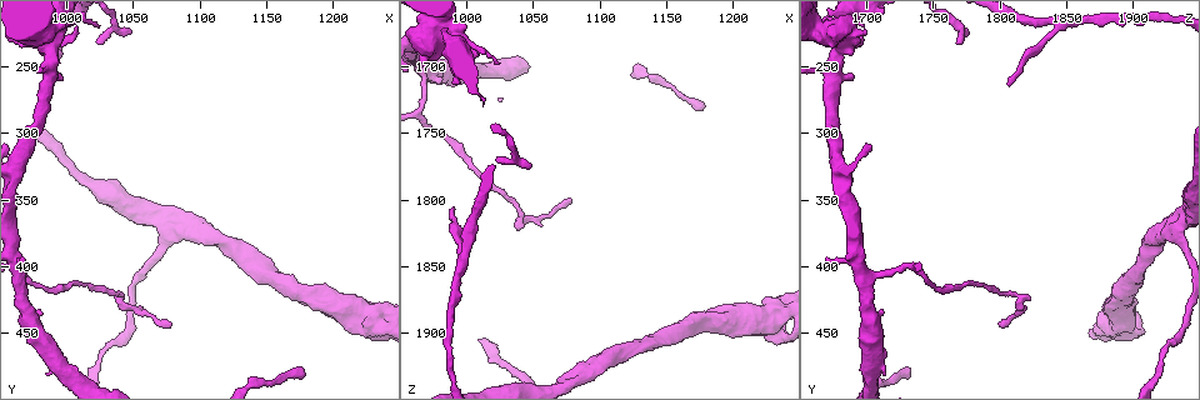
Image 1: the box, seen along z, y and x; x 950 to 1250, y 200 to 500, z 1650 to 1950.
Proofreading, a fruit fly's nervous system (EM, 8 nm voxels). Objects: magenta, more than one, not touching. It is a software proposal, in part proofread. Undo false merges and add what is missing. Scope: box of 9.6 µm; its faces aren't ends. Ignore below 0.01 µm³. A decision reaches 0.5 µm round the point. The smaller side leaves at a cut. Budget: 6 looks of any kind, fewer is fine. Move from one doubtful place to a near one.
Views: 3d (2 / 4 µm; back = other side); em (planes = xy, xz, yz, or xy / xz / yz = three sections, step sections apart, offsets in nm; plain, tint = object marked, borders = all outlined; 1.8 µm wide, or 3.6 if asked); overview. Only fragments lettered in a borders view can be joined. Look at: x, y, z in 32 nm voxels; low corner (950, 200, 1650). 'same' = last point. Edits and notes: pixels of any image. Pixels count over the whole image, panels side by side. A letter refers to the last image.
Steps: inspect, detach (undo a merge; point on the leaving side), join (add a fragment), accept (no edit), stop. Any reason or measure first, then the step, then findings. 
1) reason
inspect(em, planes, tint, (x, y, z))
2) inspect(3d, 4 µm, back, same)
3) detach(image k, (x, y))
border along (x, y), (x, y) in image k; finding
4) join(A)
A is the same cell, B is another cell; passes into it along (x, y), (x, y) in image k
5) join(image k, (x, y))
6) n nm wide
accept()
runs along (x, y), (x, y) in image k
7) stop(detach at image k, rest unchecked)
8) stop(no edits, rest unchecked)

sharp bend
inspect(em, 3.6 µm, planes, tint, (984, 226, 1674))

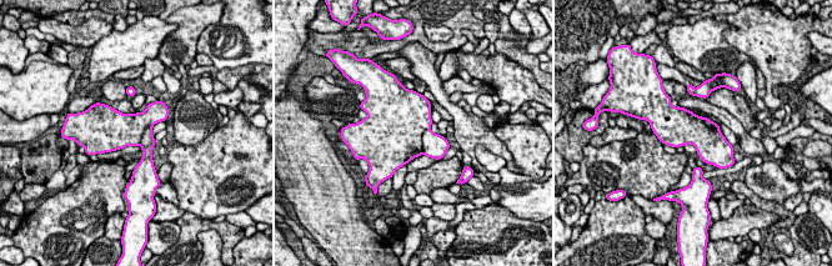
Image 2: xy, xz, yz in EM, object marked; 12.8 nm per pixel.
what lies round it
inspect(em, 3.6 µm, planes, borders, same)

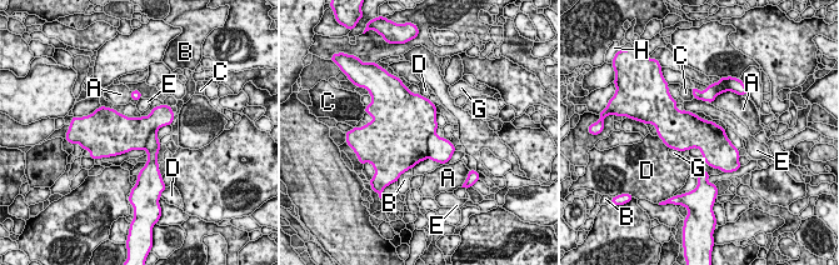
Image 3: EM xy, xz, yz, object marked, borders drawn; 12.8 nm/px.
detach(image 3, (409, 139))
A, B, C, D, E, G and H are other cells; two neurons meet here

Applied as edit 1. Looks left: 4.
tapers out
inspect(em, xy, step 16, tint, (990, 262, 1806))

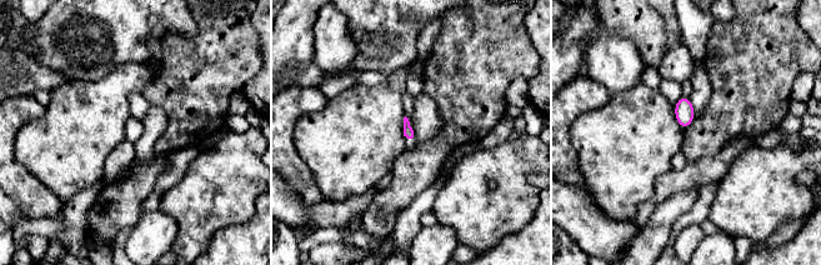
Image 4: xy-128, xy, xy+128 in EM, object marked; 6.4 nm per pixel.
inspect(em, planes, borders, same)

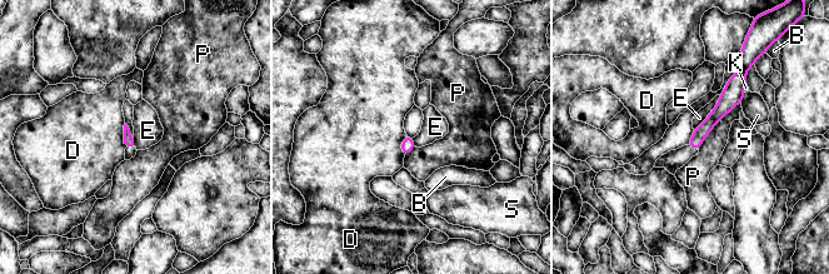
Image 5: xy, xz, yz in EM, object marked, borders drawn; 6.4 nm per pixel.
accept()
B, D, E, K, P and S are other cells; runs along (739, 80), (725, 105), (692, 144) in image 5; no lettered fragment goes on from it

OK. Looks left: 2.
stop(detach at image 3, rest unchecked)

